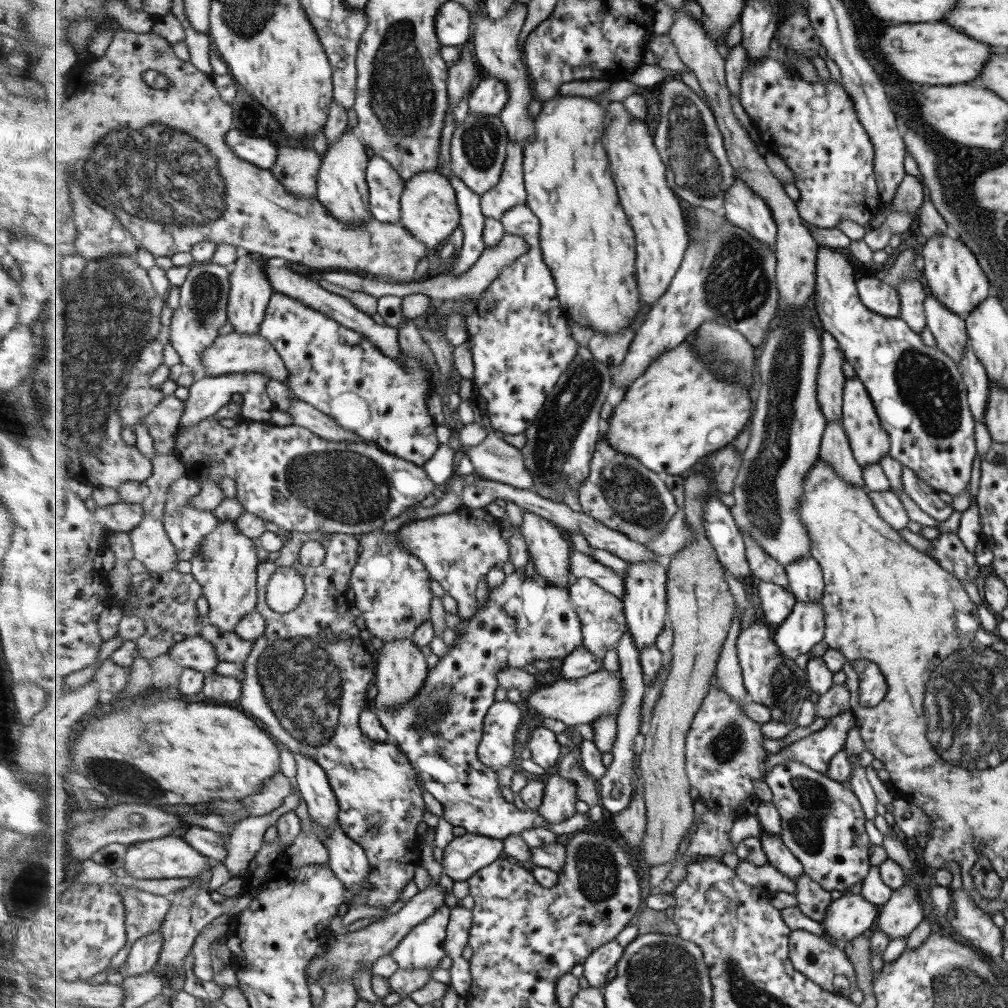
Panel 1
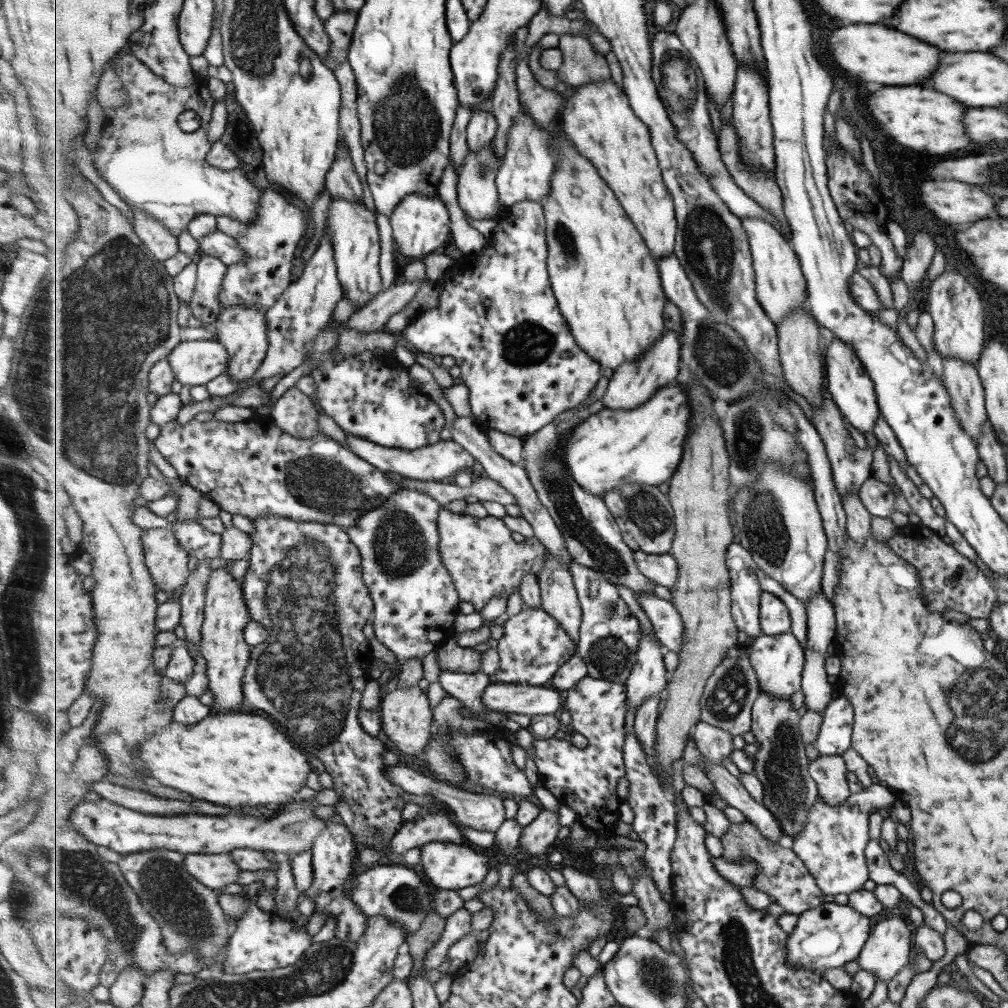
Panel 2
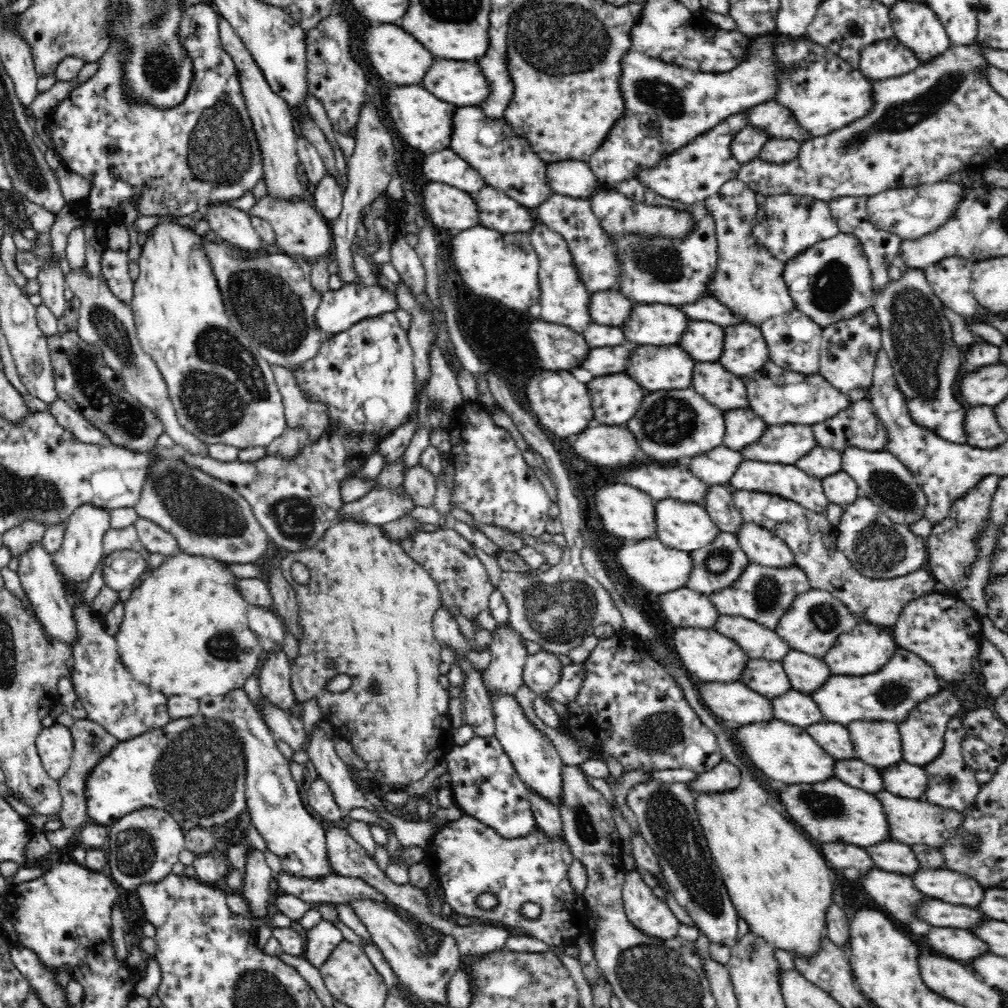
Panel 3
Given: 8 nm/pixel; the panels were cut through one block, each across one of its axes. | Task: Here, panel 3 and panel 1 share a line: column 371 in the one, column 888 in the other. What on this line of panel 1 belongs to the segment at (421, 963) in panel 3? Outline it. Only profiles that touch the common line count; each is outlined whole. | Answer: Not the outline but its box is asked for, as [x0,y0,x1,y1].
[877,880,923,940]

